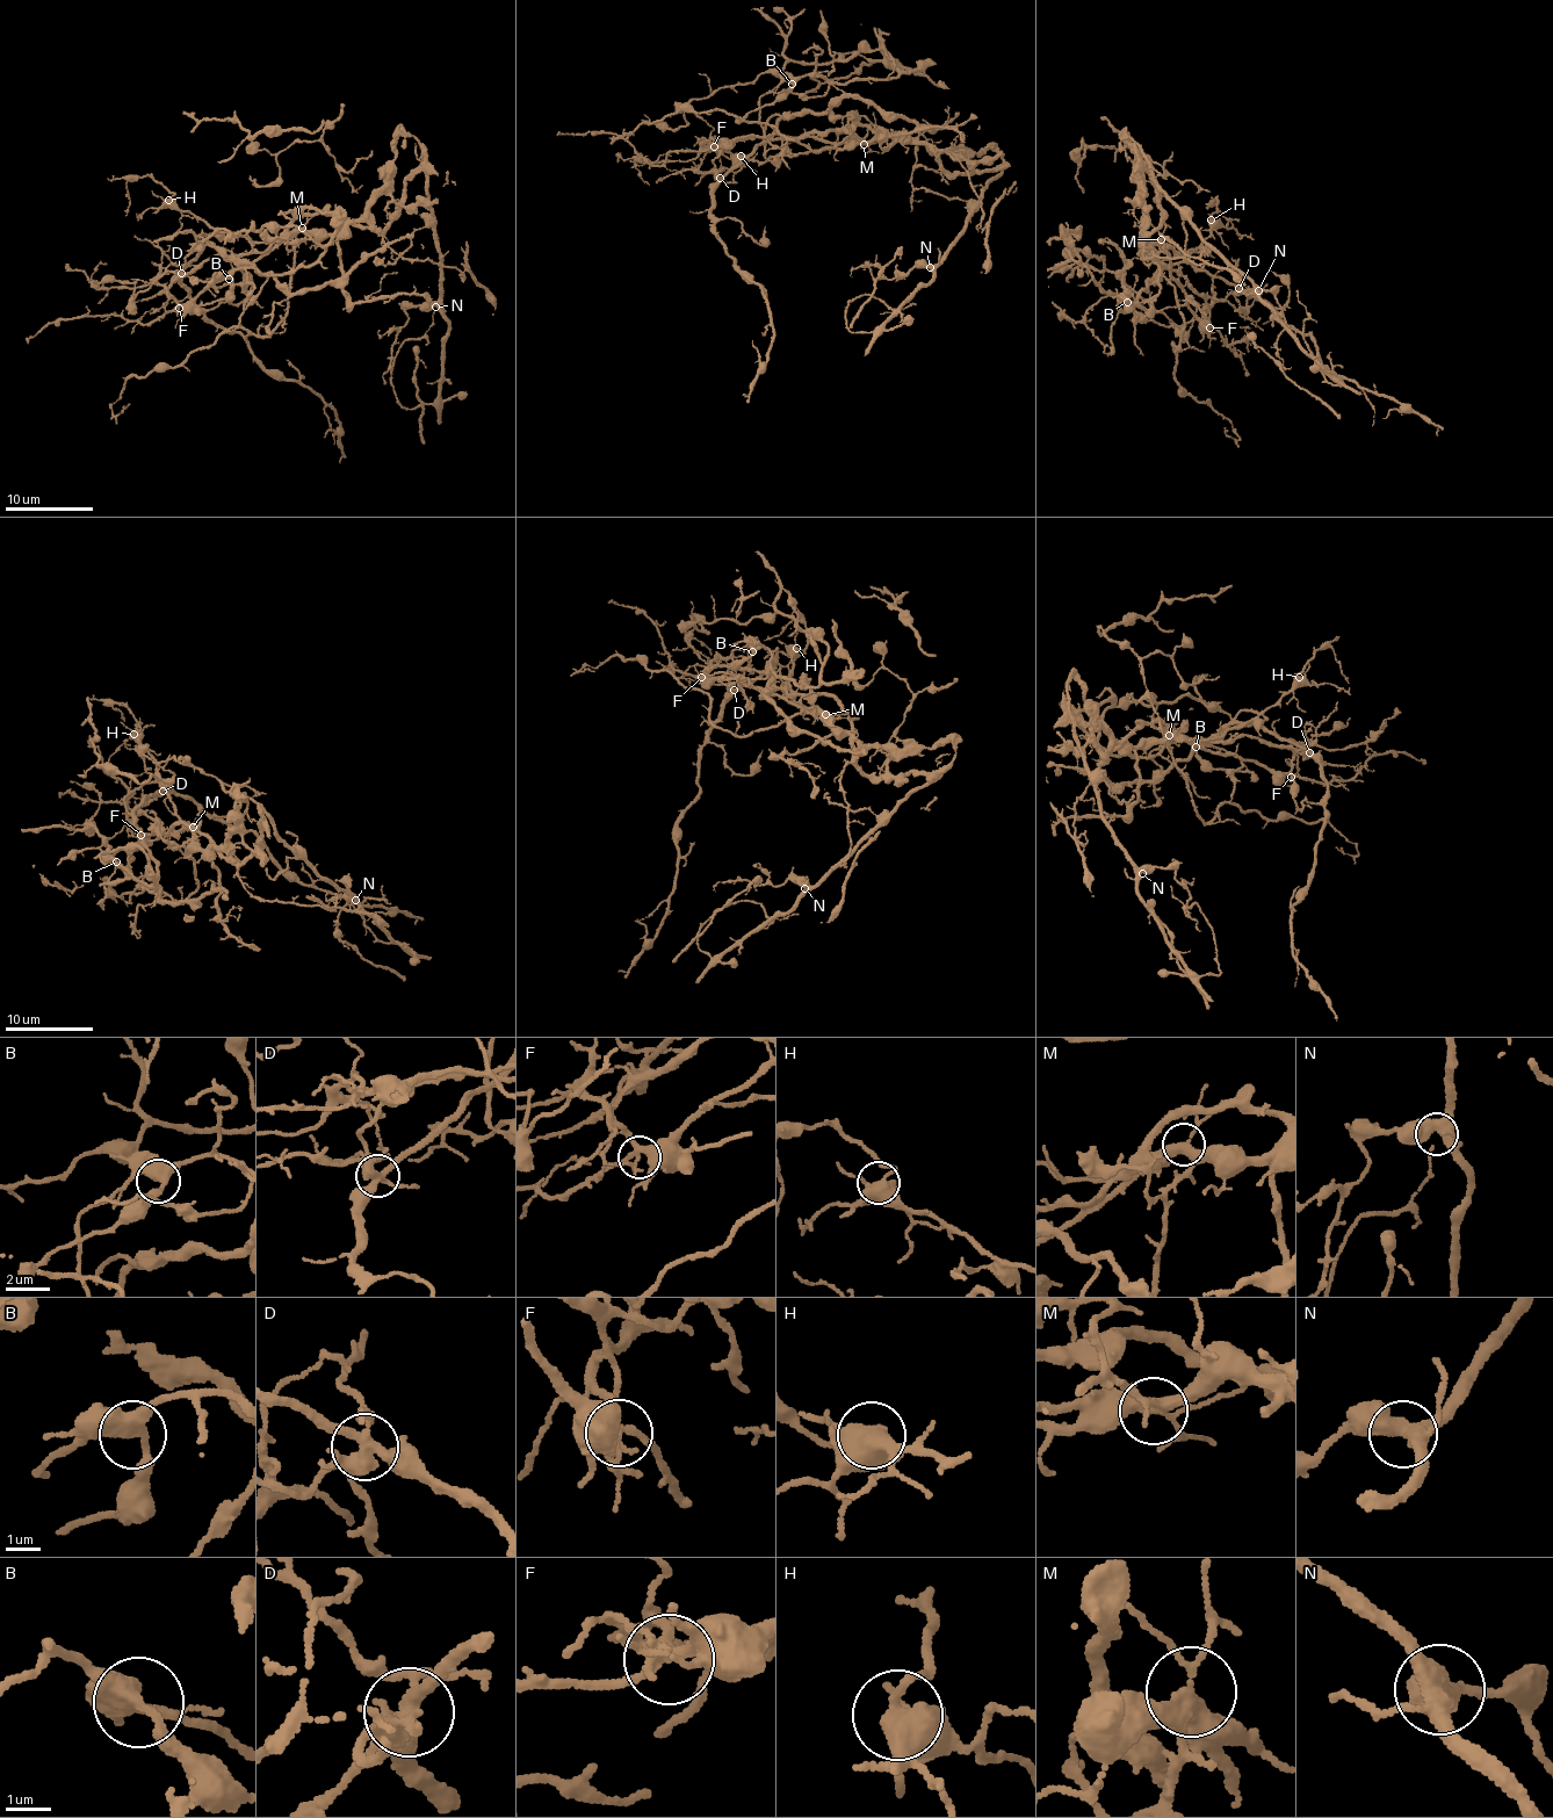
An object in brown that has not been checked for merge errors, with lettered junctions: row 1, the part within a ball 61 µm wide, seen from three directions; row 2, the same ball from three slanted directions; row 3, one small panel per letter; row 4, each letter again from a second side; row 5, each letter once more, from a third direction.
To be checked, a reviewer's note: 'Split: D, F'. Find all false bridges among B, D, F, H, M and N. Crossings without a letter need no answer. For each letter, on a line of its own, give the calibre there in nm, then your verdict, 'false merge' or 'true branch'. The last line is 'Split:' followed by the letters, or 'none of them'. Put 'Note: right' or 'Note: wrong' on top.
Note: right
B: 420 nm | true branch
D: 400 nm | false merge
F: 240 nm | false merge
H: 480 nm | true branch
M: 360 nm | true branch
N: 460 nm | true branch
Split: D, F

